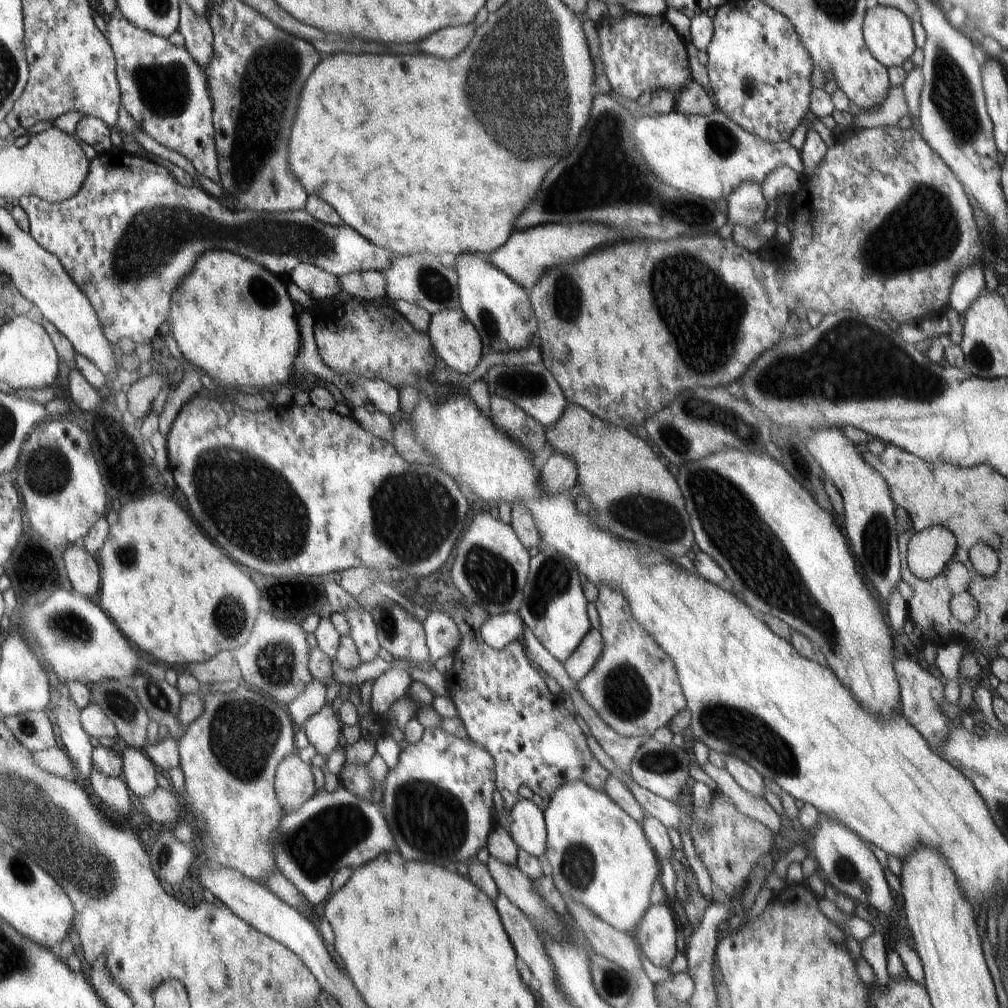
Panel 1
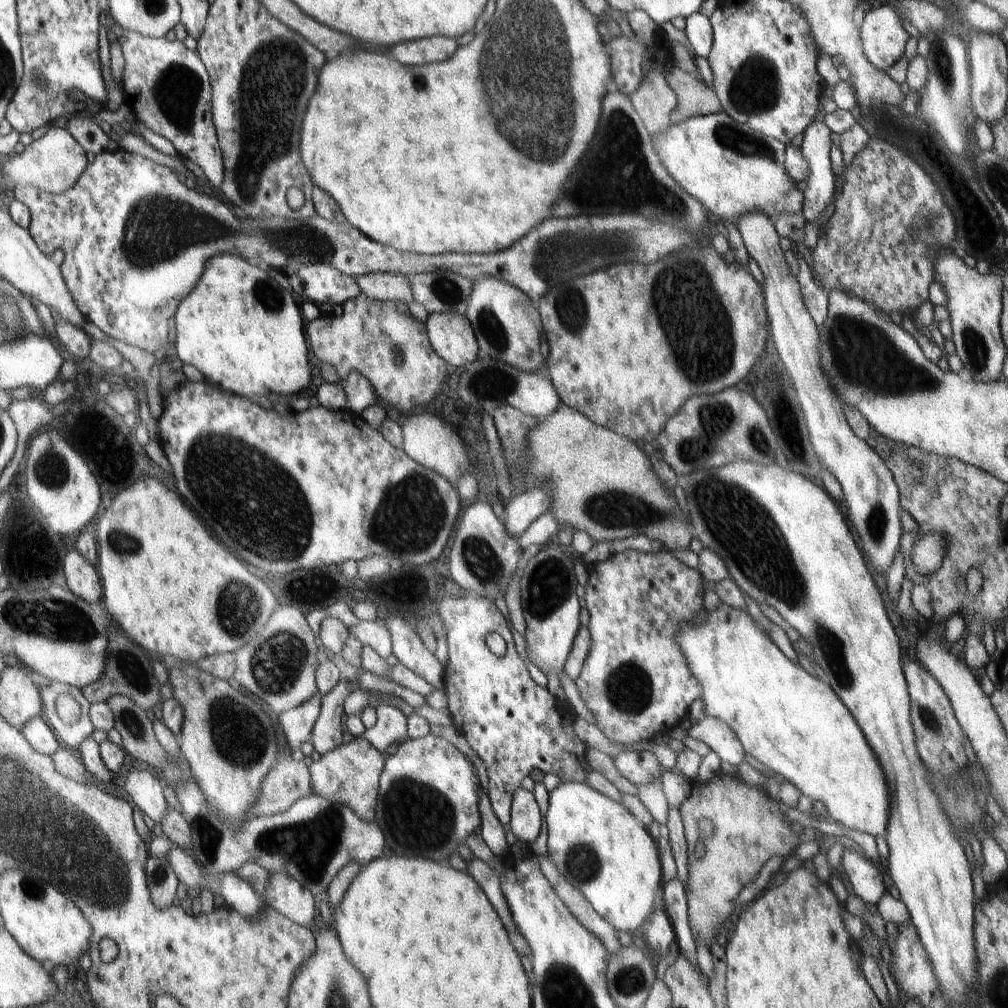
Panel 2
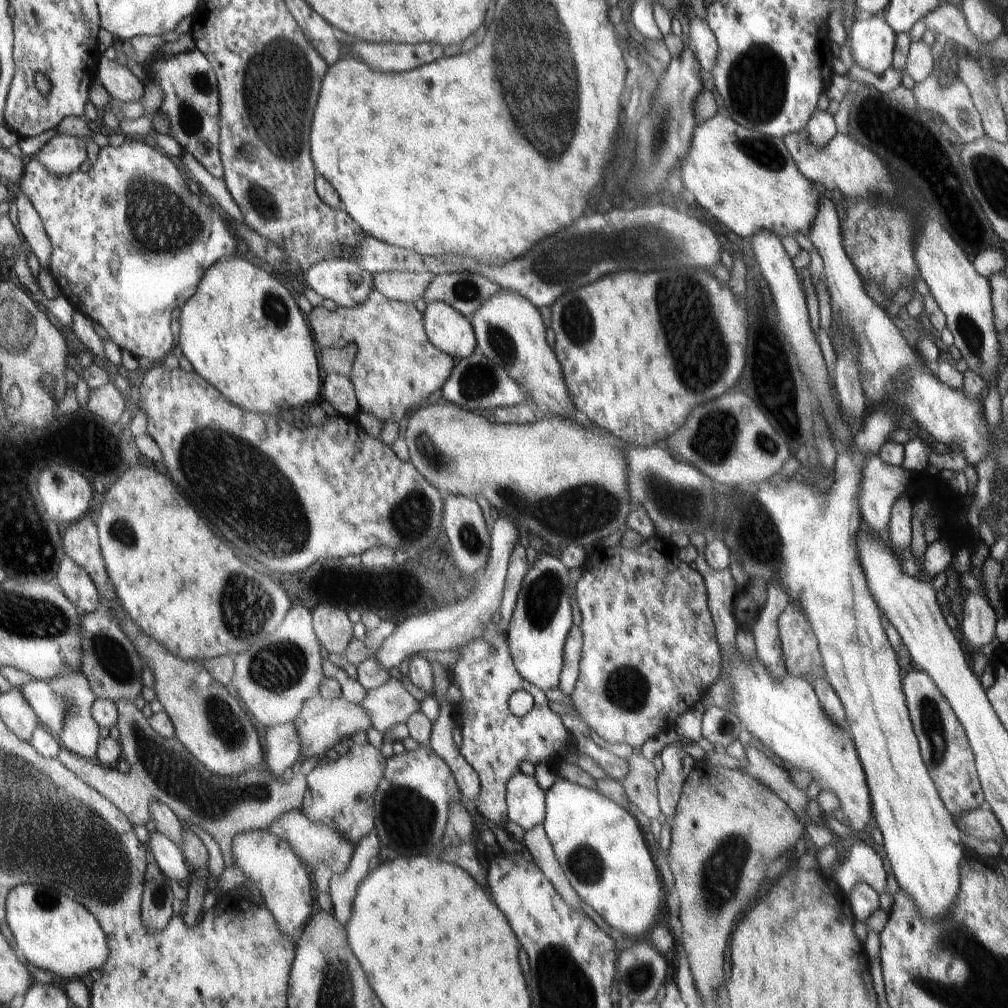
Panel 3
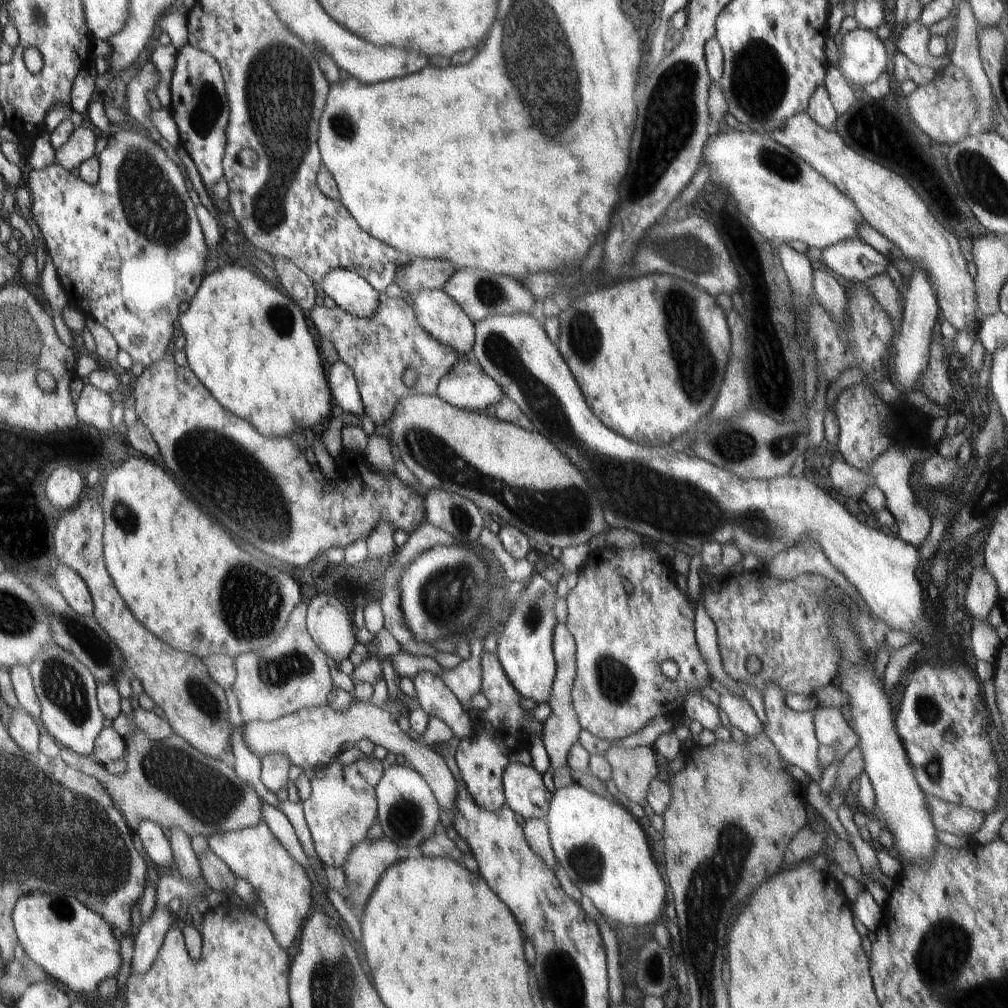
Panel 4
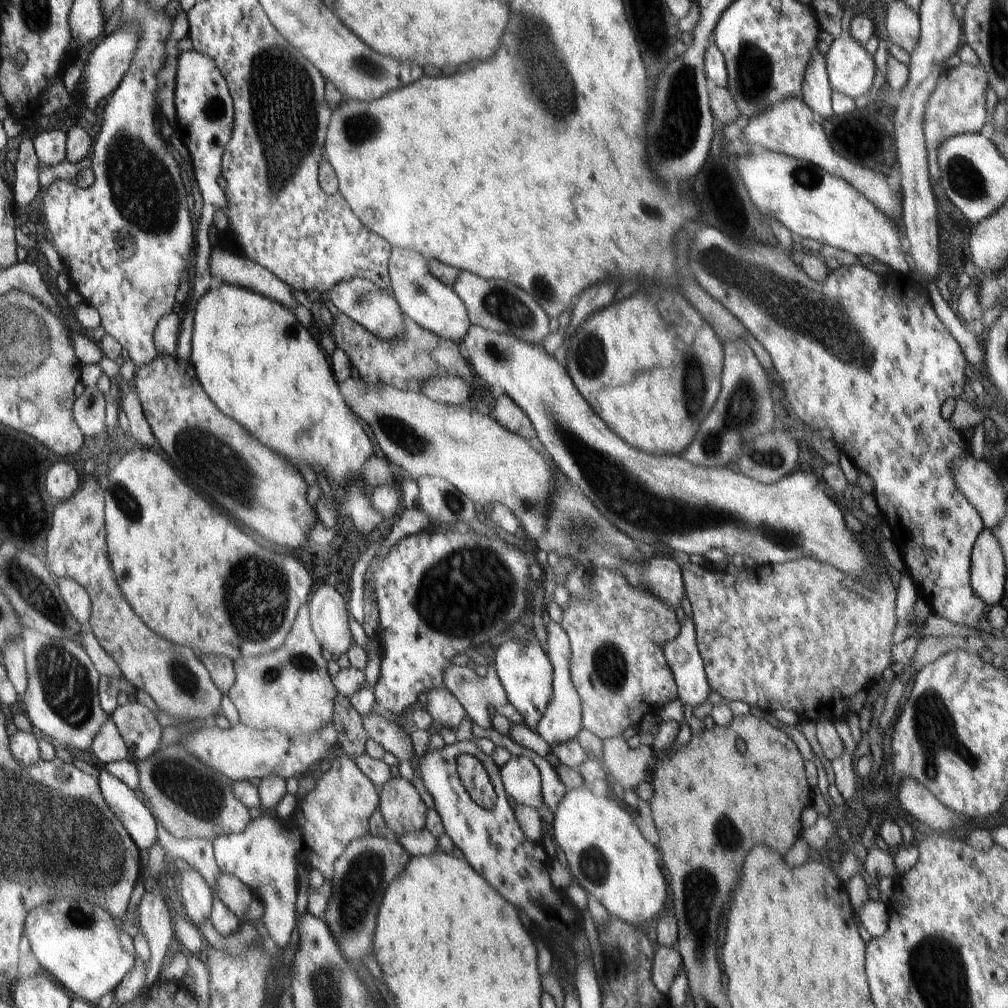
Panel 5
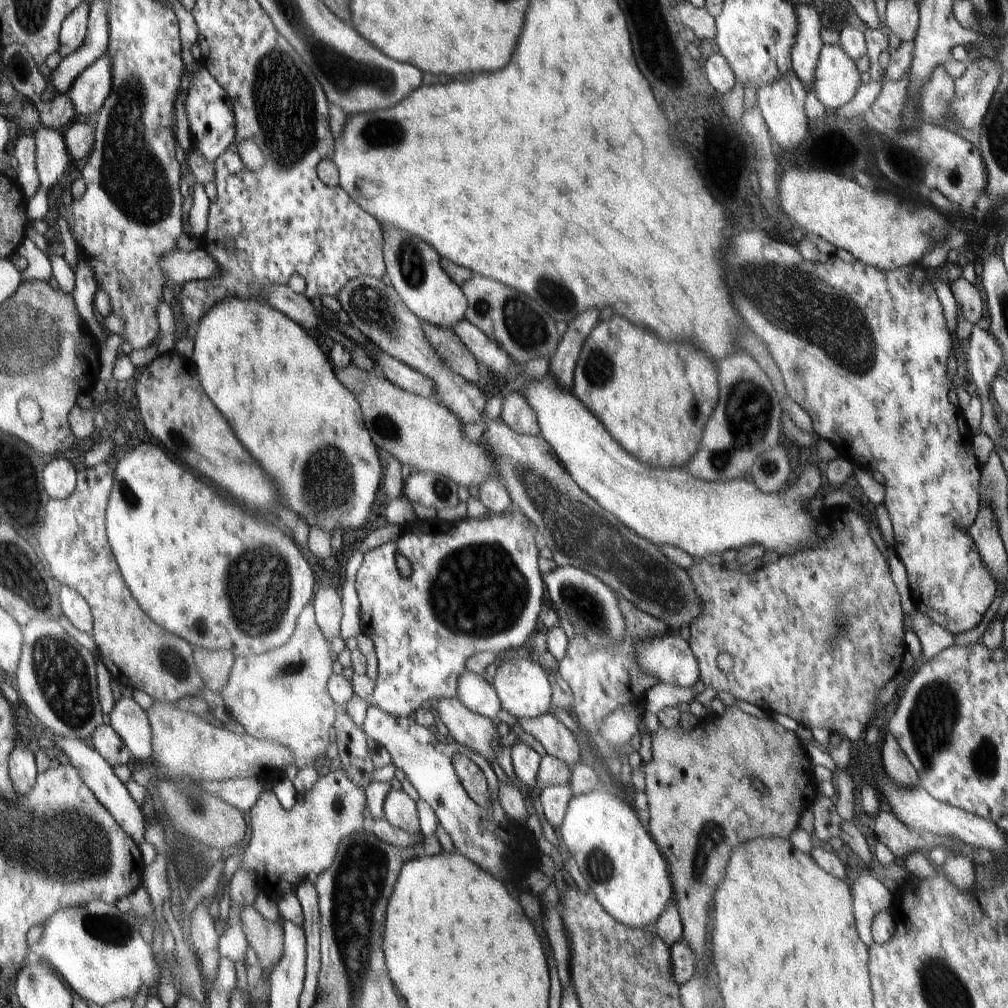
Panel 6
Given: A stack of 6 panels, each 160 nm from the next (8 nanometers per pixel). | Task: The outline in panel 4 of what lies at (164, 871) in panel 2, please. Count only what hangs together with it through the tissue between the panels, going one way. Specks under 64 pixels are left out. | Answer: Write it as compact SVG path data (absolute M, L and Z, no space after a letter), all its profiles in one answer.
M155 906L151 917L141 924L135 937L131 974L143 975L149 971L174 919L175 915L168 906Z

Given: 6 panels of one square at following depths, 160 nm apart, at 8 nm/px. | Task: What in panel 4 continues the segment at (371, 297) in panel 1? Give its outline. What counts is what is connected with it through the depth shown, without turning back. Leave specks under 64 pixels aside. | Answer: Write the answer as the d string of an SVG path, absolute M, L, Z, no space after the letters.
M415 257L402 273L397 272L396 284L406 294L422 289L441 289L457 269L444 259Z

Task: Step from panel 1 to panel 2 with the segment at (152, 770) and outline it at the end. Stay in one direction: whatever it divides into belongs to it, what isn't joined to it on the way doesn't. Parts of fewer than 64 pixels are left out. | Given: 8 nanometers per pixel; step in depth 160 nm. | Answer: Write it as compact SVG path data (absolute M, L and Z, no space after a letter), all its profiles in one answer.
M131 768L124 780L124 789L143 814L161 824L165 819L169 804L164 797L163 784L150 771Z

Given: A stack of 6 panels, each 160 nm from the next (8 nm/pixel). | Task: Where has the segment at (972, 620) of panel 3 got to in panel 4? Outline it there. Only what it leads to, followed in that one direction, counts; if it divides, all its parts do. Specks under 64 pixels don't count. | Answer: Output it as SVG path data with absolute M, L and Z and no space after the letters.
M984 564L975 569L969 568L966 581L966 613L972 619L987 621L988 614L999 603L999 590L993 574Z

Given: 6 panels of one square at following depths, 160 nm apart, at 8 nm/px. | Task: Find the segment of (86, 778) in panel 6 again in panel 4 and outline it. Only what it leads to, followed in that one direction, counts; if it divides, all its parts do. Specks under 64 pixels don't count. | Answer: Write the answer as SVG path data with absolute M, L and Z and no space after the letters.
M143 820L137 824L133 834L140 838L148 856L162 871L166 871L173 860L173 850L162 828L151 820Z

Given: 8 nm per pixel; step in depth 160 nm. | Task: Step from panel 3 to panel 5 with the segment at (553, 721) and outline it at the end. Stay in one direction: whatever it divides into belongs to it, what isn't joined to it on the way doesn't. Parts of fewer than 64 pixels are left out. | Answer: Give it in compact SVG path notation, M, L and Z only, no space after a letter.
M461 754L456 759L457 773L470 798L486 810L492 810L497 796L486 769L474 756Z

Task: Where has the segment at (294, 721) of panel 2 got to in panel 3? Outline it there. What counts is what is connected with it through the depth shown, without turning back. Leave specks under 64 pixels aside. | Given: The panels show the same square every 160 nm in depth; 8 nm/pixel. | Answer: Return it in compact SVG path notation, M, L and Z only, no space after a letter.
M292 722L267 727L265 736L263 767L268 767L268 771L274 776L282 776L301 756L295 726Z

